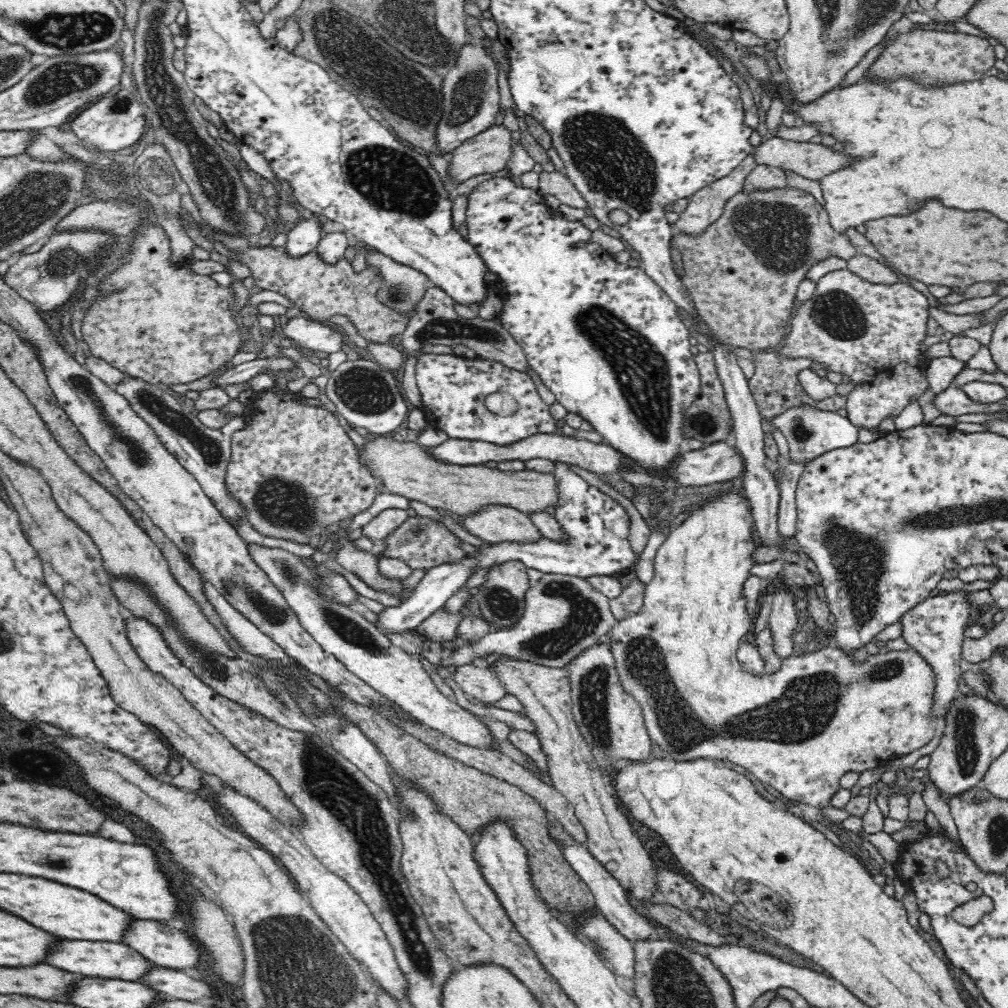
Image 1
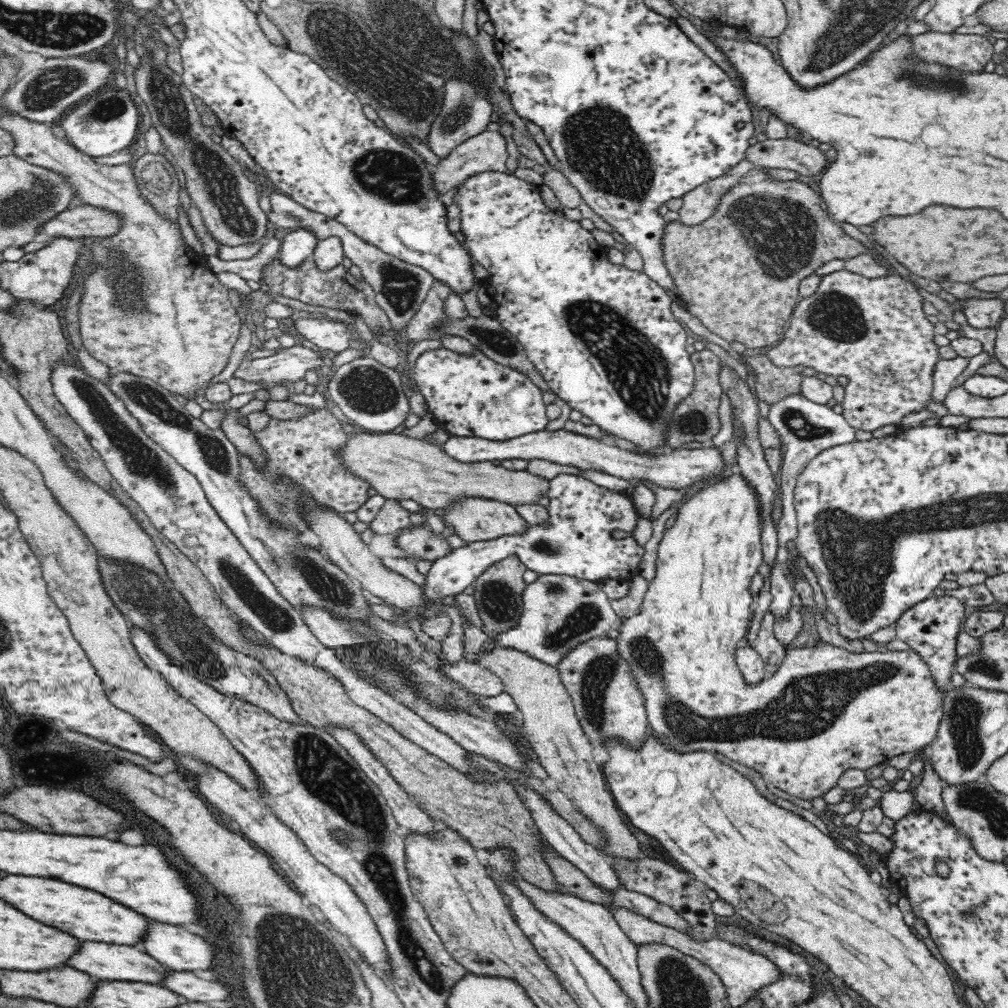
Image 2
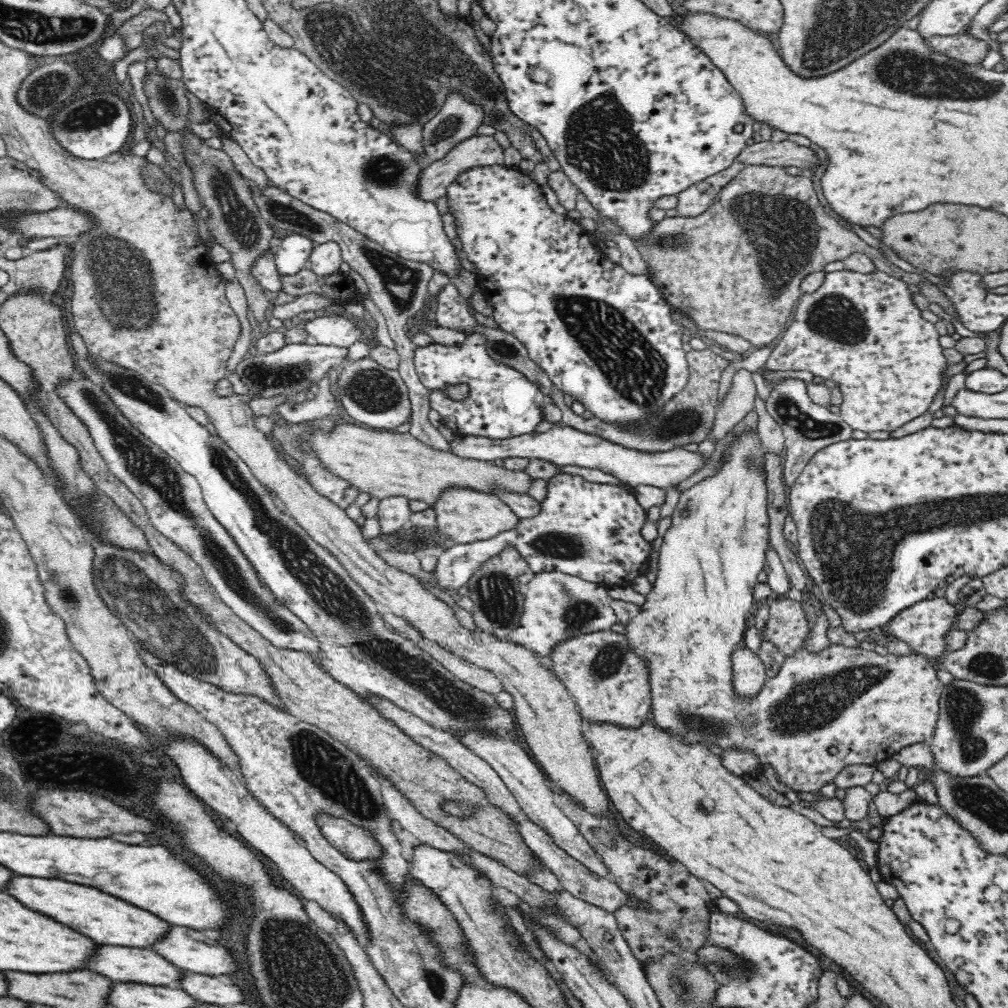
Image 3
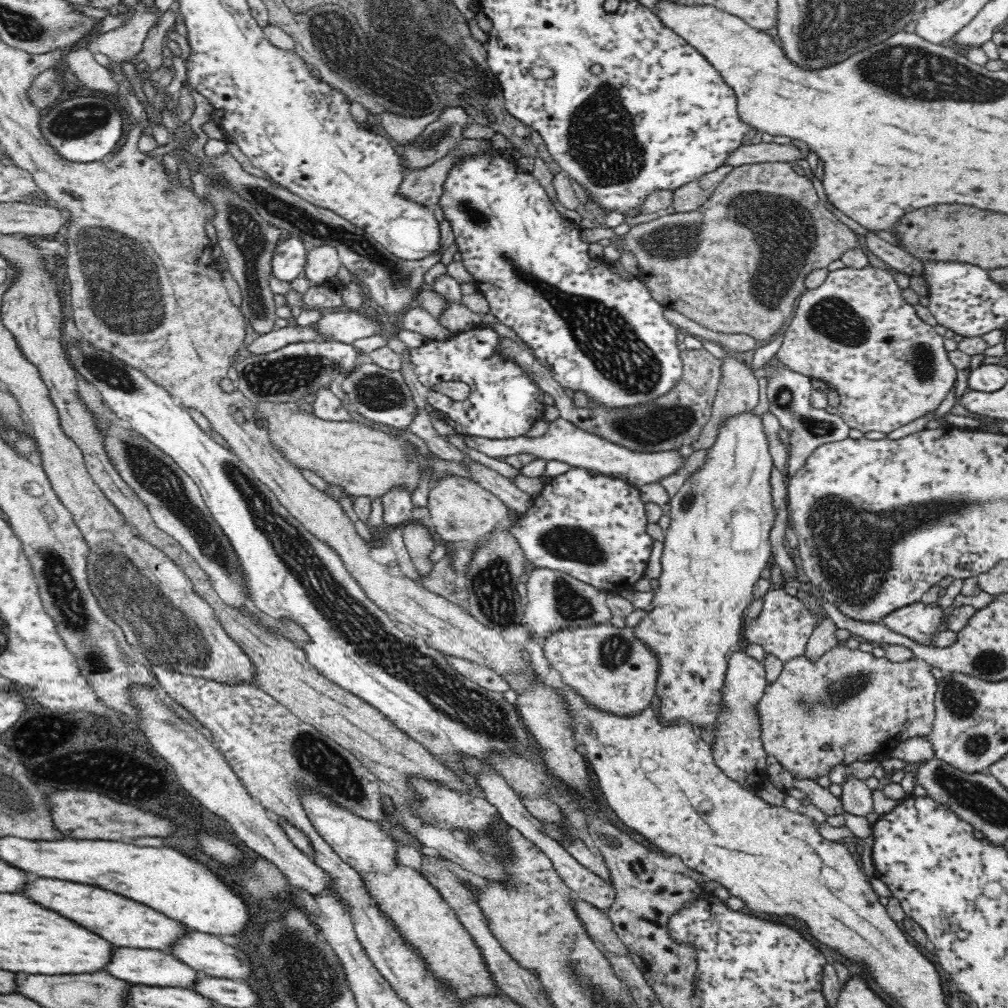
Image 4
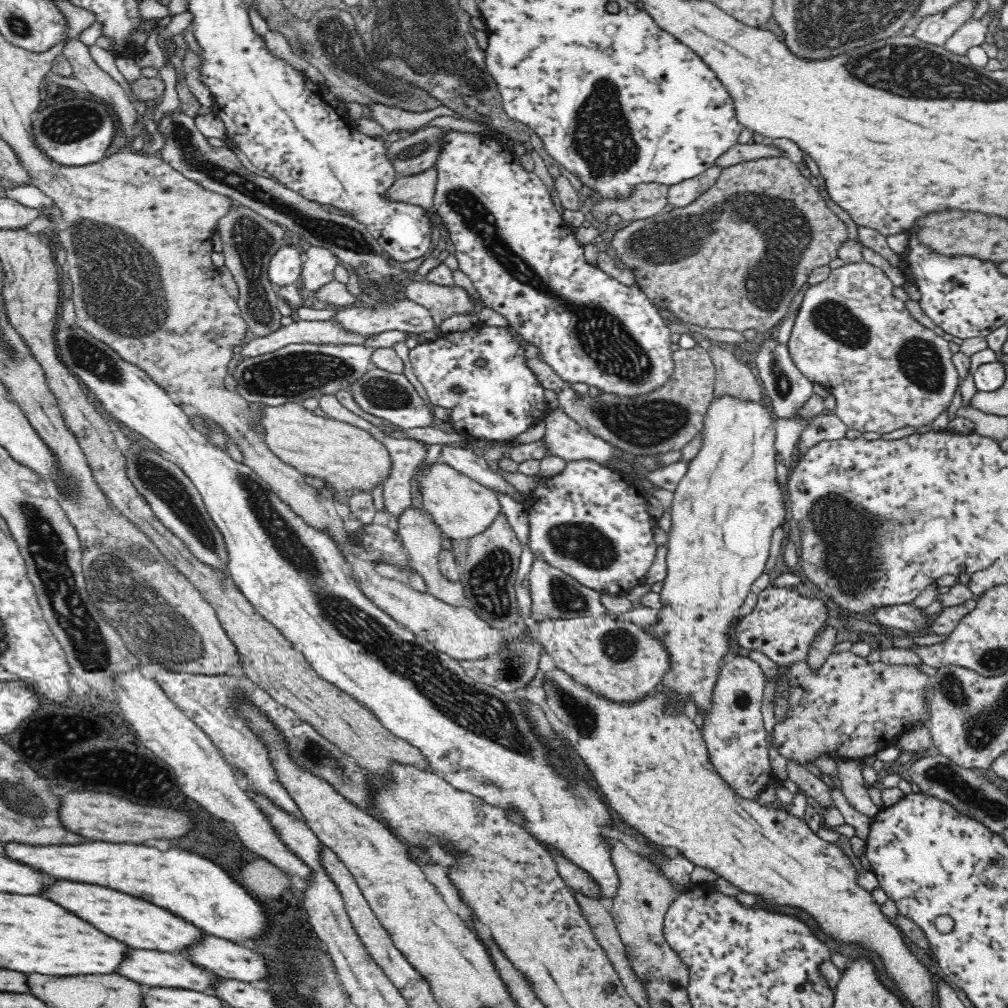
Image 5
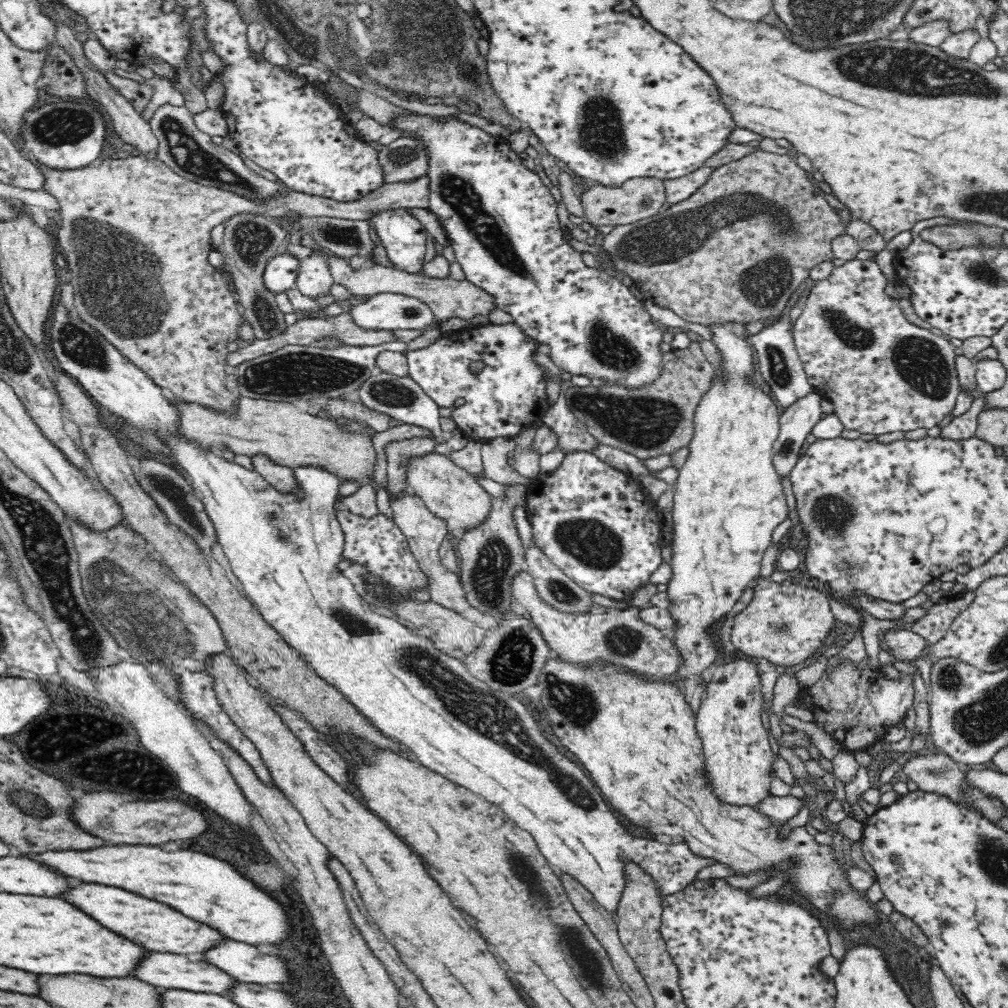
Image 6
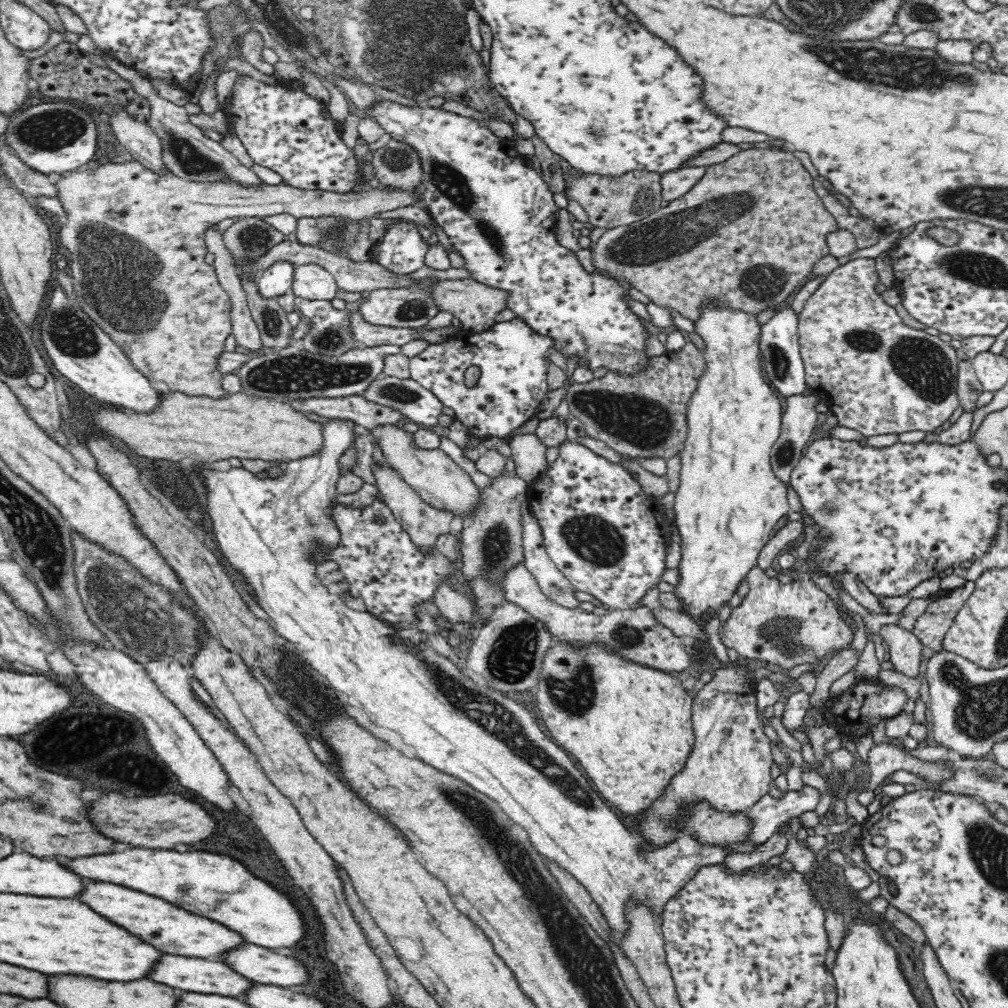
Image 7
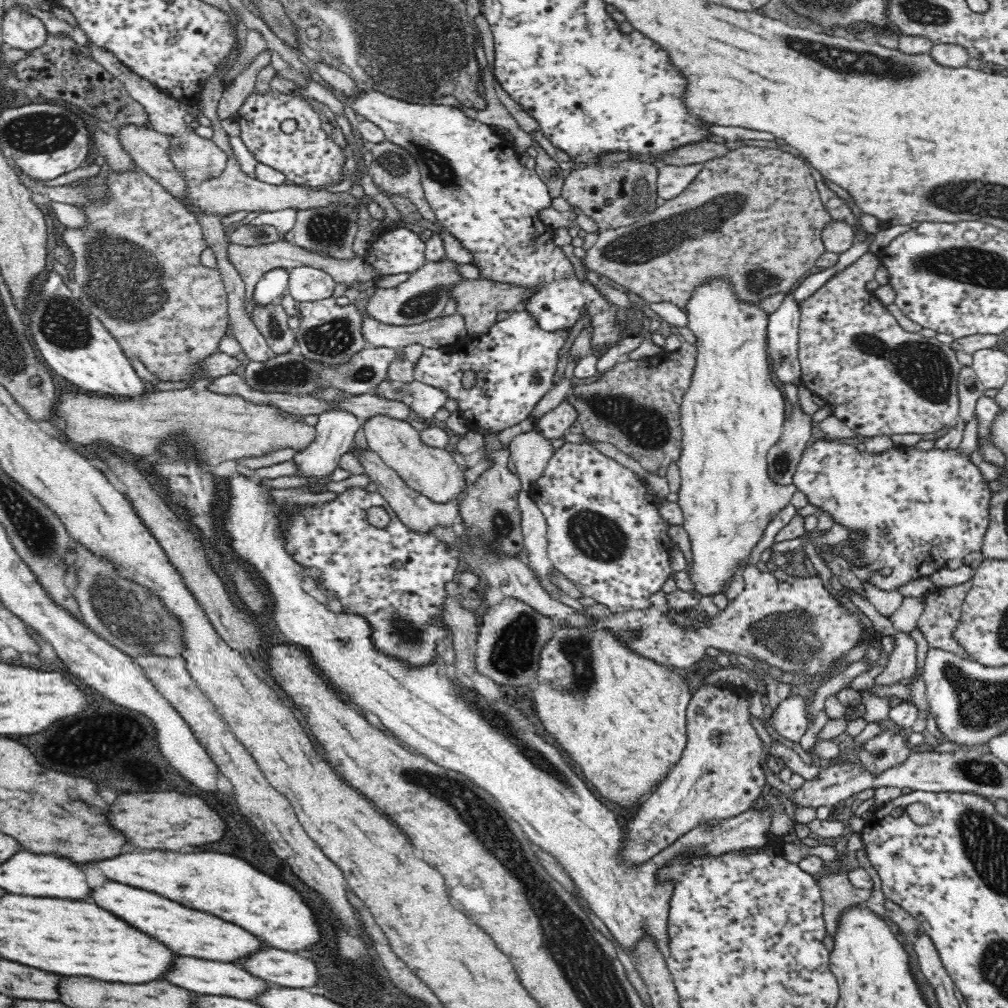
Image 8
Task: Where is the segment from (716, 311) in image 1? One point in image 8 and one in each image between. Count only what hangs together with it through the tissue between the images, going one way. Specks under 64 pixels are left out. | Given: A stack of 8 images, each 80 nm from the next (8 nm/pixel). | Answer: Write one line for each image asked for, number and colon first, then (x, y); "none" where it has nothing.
2: (739, 271)
3: (737, 268)
4: (736, 265)
5: (735, 258)
6: (736, 251)
7: (753, 227)
8: (754, 216)

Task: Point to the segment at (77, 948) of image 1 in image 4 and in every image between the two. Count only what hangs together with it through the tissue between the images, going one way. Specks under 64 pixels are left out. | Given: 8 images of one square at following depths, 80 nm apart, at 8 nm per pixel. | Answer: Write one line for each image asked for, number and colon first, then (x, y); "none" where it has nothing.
2: (105, 961)
3: (143, 965)
4: (138, 966)

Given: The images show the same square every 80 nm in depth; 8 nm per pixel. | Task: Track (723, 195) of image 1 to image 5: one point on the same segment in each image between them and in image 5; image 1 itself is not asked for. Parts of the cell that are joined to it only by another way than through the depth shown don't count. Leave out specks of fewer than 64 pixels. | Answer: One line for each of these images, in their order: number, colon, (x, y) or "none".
2: (697, 205)
3: (693, 201)
4: (687, 198)
5: (683, 193)

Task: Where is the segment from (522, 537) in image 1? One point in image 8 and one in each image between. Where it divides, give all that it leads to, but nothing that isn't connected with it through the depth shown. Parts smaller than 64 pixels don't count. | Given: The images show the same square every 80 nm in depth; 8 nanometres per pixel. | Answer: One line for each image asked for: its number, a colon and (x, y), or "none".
2: (473, 519)
3: (464, 515)
4: (460, 509)
5: (463, 508)
6: (451, 493)
7: (432, 474)
8: (431, 471)

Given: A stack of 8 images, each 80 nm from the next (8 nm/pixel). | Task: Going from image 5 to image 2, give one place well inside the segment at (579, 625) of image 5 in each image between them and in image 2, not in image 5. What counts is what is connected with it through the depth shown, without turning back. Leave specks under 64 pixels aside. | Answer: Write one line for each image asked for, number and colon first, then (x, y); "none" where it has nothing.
2: (607, 699)
3: (610, 683)
4: (609, 667)

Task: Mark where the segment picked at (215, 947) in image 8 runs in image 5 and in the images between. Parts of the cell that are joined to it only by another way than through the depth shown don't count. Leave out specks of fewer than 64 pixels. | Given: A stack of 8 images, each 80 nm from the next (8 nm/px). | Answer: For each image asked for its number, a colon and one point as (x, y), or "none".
5: (137, 923)
6: (154, 925)
7: (174, 931)

